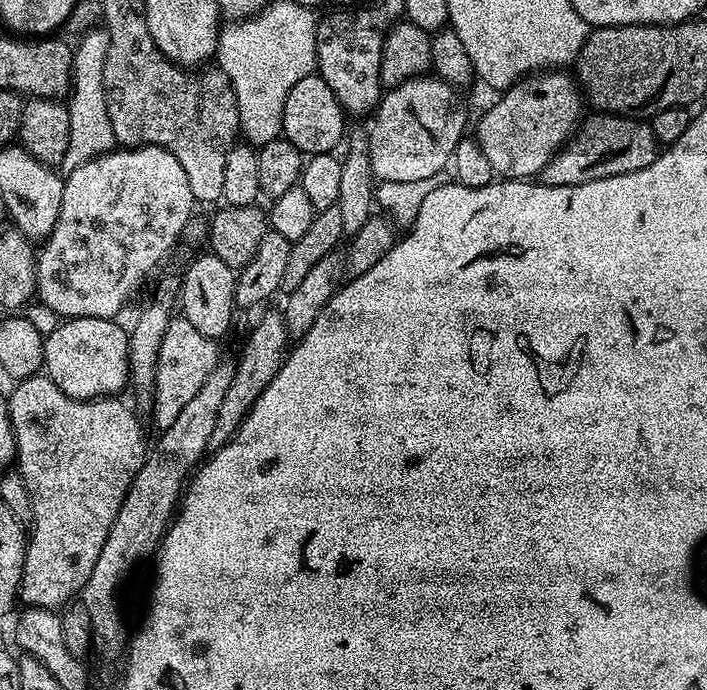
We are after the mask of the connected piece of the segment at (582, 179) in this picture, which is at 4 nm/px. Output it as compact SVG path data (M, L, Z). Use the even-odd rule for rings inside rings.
M596 114L593 120L585 119L573 131L572 139L557 150L554 158L540 172L538 180L550 186L578 186L611 176L630 174L654 162L658 155L658 141L651 123L630 116Z

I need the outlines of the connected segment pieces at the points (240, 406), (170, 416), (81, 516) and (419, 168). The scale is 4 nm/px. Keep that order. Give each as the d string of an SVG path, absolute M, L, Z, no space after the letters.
M283 311L268 312L252 328L252 333L244 340L240 350L240 360L235 361L236 373L234 382L230 382L230 390L226 390L226 398L222 402L222 410L218 410L218 426L214 426L212 444L219 446L232 439L232 435L240 429L240 424L250 414L254 402L266 390L266 386L278 374L284 362L286 347L289 345L288 321Z
M177 315L166 330L166 338L162 338L162 346L158 350L158 366L156 367L156 389L152 392L150 411L156 419L157 429L163 430L178 418L182 409L190 403L190 398L202 390L206 378L221 363L221 345L217 341L206 338L195 326L186 322L184 315Z
M46 374L28 376L15 387L12 396L7 397L16 435L15 463L32 499L32 522L18 596L25 605L60 610L75 592L76 595L83 593L90 570L94 570L94 562L98 562L98 554L102 554L106 534L110 534L110 526L114 526L114 518L118 518L118 506L122 506L122 498L126 498L138 470L142 470L146 459L144 432L139 418L120 398L75 400L62 394Z
M432 74L415 76L414 79L402 82L396 88L387 89L381 95L371 117L372 129L366 132L370 166L377 181L415 182L444 172L449 167L452 151L459 140L465 139L464 127L468 124L468 116L456 96L459 96L457 89Z

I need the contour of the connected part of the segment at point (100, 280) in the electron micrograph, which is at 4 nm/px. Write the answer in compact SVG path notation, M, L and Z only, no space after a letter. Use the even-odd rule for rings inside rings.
M148 144L145 148L126 148L111 150L103 156L86 161L78 166L73 172L64 176L64 189L62 190L62 210L58 210L58 222L54 222L54 230L39 245L36 258L36 296L39 303L49 307L57 313L60 318L106 318L111 320L119 317L119 312L123 310L124 303L128 300L128 295L143 282L148 276L148 271L159 262L160 256L164 256L176 244L176 239L185 235L186 229L193 219L192 213L194 201L190 190L190 181L186 178L186 170L182 170L182 165L170 150L159 148L153 144Z

